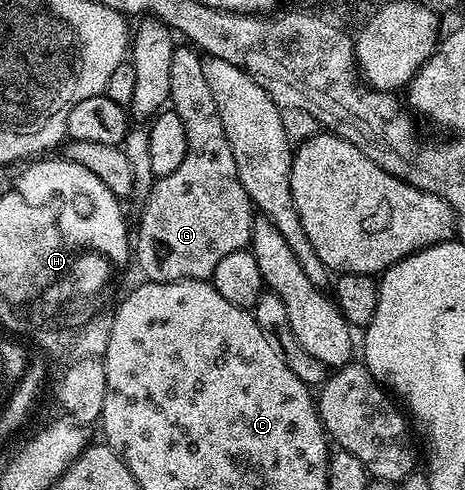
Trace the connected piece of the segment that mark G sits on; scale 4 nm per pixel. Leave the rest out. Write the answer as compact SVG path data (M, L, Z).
M188 43L178 44L171 55L171 87L168 104L179 115L179 119L183 119L183 127L187 131L187 155L183 155L183 163L179 163L179 167L175 167L171 175L156 178L153 188L144 198L145 210L141 213L141 226L137 229L137 235L135 231L135 261L137 257L138 267L146 273L144 276L150 281L203 281L212 278L219 259L231 255L231 251L239 251L248 246L255 220L255 210L247 191L243 191L243 183L239 183L239 171L235 171L235 155L231 155L231 143L227 143L227 131L223 131L223 119L219 119L219 107L215 107L211 87L207 87L207 78L203 76L202 54Z

